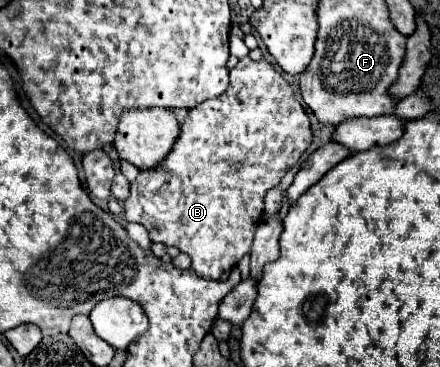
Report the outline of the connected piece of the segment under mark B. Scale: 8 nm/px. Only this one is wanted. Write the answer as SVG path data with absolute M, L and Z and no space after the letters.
M245 56L229 76L229 88L219 98L211 98L189 110L171 154L155 170L139 172L131 184L131 196L123 204L127 222L145 226L153 242L177 246L193 260L193 270L207 280L219 280L219 276L249 254L253 234L263 216L265 192L281 182L311 144L307 112L297 102L293 88L281 72L267 60L255 62Z

